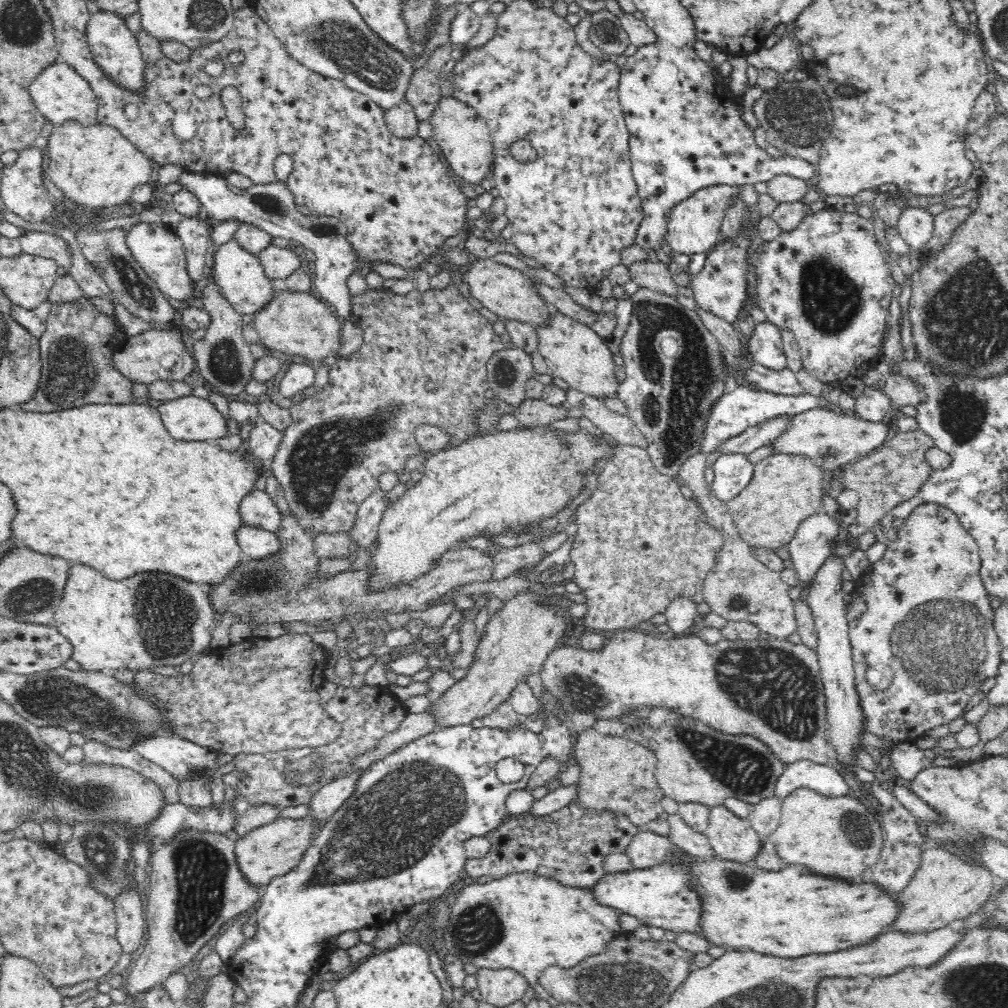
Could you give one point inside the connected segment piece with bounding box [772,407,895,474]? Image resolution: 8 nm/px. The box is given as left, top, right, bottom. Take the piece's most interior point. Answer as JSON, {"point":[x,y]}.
{"point":[831,440]}

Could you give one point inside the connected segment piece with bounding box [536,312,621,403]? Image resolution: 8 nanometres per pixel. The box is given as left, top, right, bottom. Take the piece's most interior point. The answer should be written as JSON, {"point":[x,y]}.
{"point":[573,352]}

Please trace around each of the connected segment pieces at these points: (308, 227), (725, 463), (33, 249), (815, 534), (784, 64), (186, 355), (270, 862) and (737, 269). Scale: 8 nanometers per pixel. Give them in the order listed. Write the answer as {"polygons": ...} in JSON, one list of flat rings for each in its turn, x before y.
{"polygons":[[[183,169,180,176,175,180,180,188,193,194,204,209,204,215,212,222,219,223,229,219,254,224,257,228,270,234,273,239,283,238,293,241,304,249,313,251,316,255,316,274,313,278,314,293,329,304,341,319,350,319,351,294,347,288,347,279,355,272,364,267,382,276,382,279,410,278,408,272,402,266,392,262,379,262,370,260,363,262,361,255,348,241,347,226,333,216,306,215,298,209,298,203,290,189,283,181,274,181,247,188,243,195,237,195,230,187,226,179,212,176,209,173,196,173]],[[736,452,722,453,713,463,715,473,711,489,723,502,738,496,754,476,754,463,748,455]],[[31,232,22,239,18,239,24,249,24,253,50,259,56,263,57,277,68,277,73,266,72,250,70,244,62,236,42,234,42,232]],[[814,514,805,518,796,530,794,540,788,544,791,554,790,562,799,574,803,584,808,584,816,578,816,572,832,556,837,547,836,536,840,534,840,521,830,514]],[[793,35,782,37,772,48,760,47,758,50,746,54,748,64,758,69,770,69,777,72,780,77,785,72,796,69,802,61,800,44]],[[157,327,144,334,128,336,125,342,112,353,112,368,118,370,118,373,133,385,157,380,182,381,196,368,196,362,184,343,180,341,177,330]],[[306,815,297,819,279,817,273,822,253,828,235,842,236,860,244,878,256,887,264,888,272,878,290,872,313,846,324,826,325,822,316,819,314,815]],[[742,228,736,241,724,243,720,240,707,254,707,260,701,272,694,275,690,288,694,292,693,300,696,305,707,312,731,323,736,323,736,316,747,299,746,262,745,256,750,246,750,232]]]}

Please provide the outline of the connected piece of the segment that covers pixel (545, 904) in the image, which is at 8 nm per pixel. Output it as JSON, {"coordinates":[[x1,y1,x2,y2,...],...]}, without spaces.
{"coordinates":[[527,871,464,887,451,908,441,939,446,950,465,964,488,969,511,968,535,985,542,970,548,966,556,964,560,968,572,968,584,958,604,952,612,938,622,934,618,928,618,914,613,908,598,904,590,888,566,888,555,880]]}

